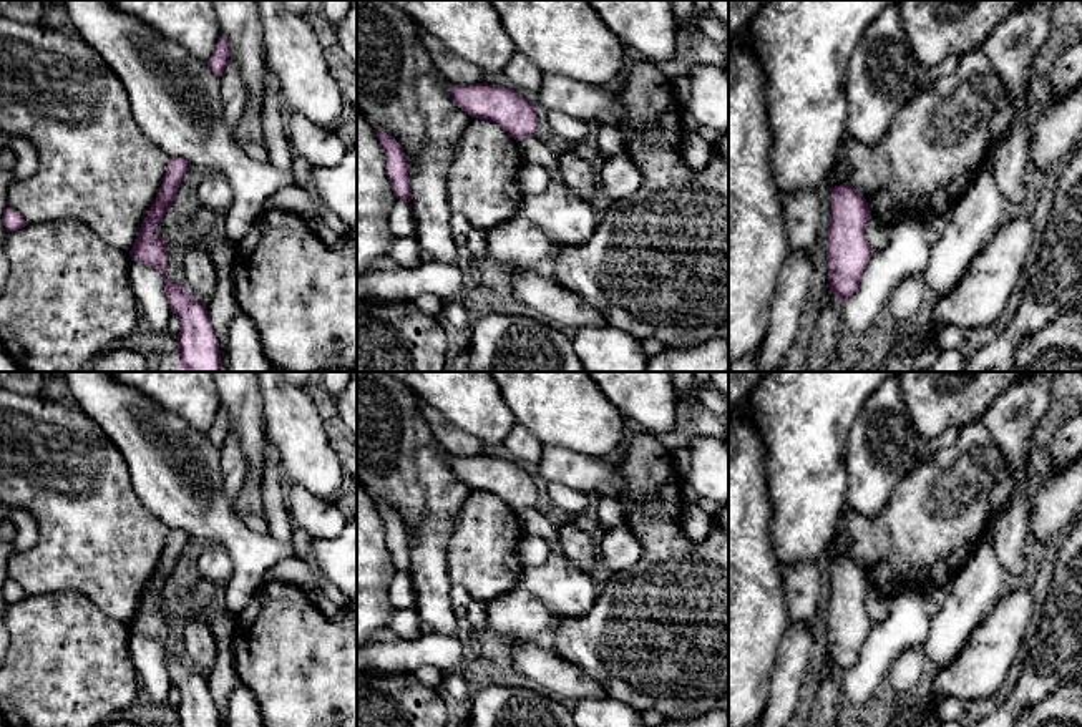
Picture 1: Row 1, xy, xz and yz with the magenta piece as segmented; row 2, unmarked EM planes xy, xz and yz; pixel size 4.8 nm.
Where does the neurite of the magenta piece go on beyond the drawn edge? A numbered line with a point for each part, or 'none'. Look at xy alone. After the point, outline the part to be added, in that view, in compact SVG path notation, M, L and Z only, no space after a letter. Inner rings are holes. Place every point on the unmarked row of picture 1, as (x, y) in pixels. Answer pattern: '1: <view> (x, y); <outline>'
none

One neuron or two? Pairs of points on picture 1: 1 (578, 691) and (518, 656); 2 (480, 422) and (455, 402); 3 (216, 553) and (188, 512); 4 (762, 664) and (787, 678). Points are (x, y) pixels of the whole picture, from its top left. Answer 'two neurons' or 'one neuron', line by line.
1: one neuron
2: one neuron
3: two neurons
4: two neurons

